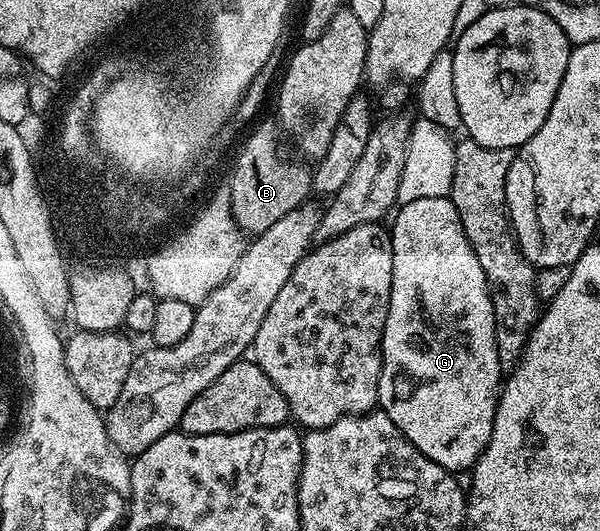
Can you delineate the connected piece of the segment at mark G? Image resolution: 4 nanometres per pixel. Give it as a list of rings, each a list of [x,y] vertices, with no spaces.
[[[449,197],[416,199],[412,203],[401,206],[393,217],[394,225],[389,226],[390,242],[392,243],[392,291],[388,303],[388,319],[384,323],[384,335],[382,336],[382,370],[378,384],[378,409],[386,413],[388,419],[396,423],[400,432],[422,454],[432,459],[432,463],[451,471],[459,471],[458,469],[470,471],[478,461],[478,456],[486,450],[486,444],[492,435],[498,394],[504,381],[504,366],[496,351],[496,327],[494,326],[494,308],[490,298],[490,288],[484,271],[476,260],[476,251],[472,251],[468,243],[468,235],[464,235],[464,227],[460,227],[460,215],[456,215],[456,207]]]

